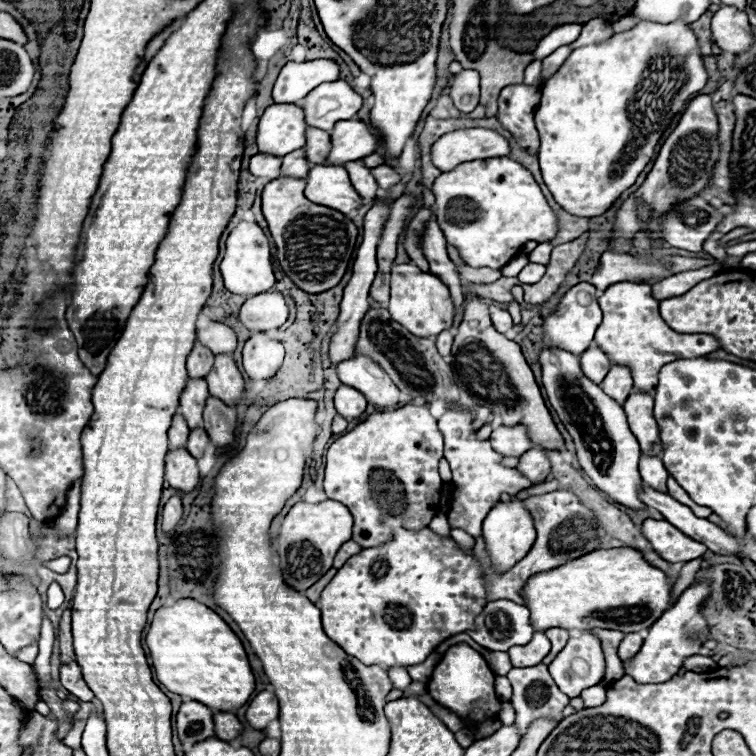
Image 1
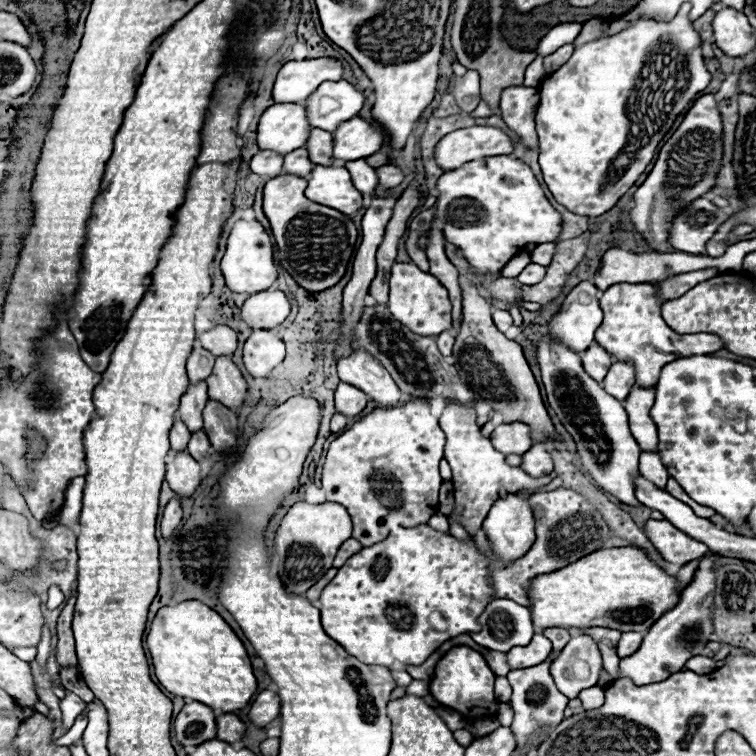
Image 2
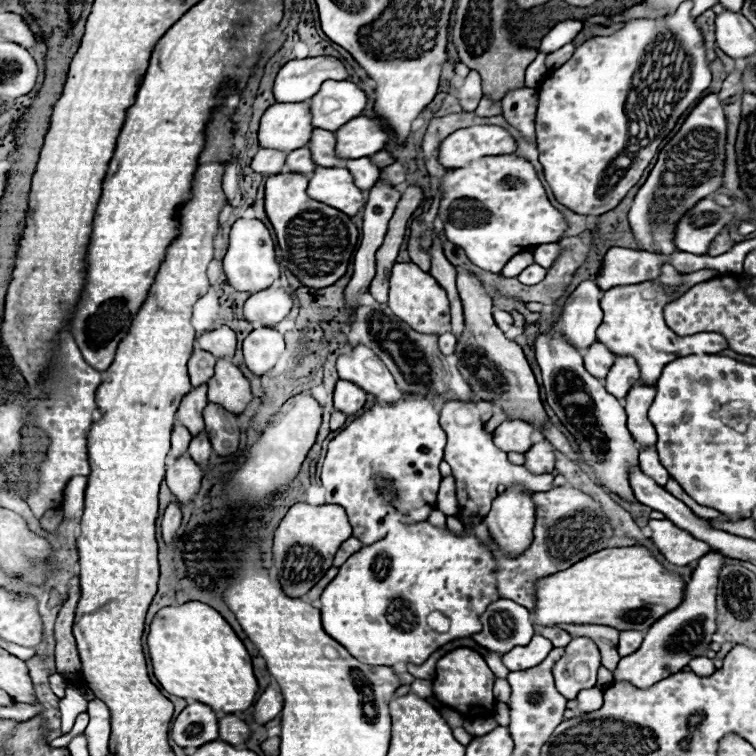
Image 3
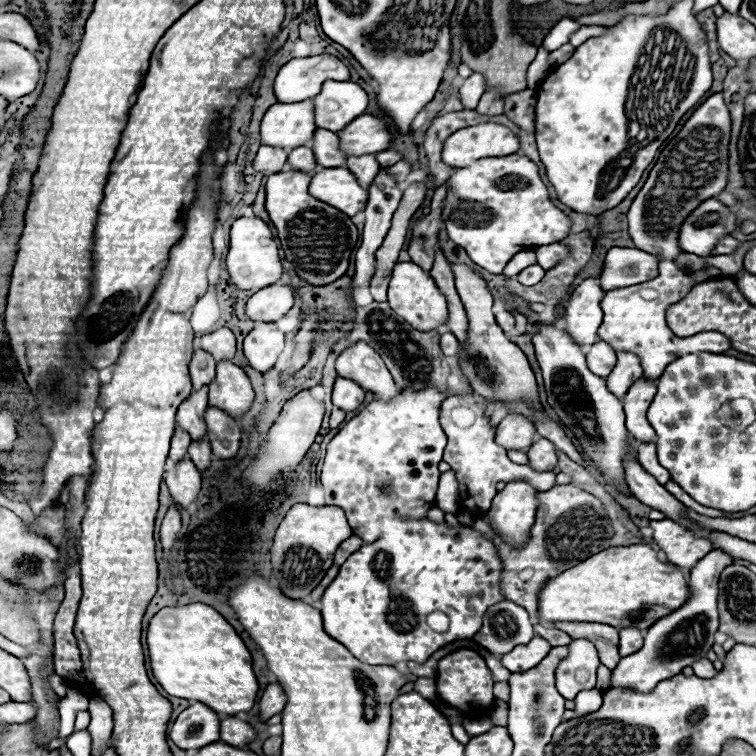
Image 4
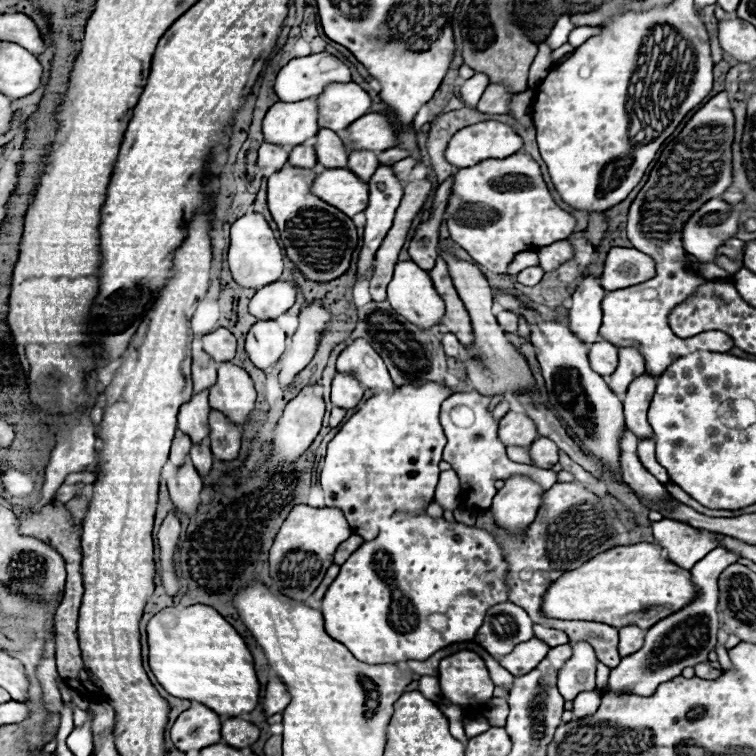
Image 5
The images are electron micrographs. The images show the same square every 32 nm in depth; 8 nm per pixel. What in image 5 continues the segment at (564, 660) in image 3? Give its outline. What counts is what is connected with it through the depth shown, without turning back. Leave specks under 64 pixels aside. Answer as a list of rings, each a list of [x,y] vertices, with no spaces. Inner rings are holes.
[[[588,642],[572,644],[574,654],[560,670],[558,690],[564,700],[572,702],[580,692],[590,692],[596,688],[596,654]]]

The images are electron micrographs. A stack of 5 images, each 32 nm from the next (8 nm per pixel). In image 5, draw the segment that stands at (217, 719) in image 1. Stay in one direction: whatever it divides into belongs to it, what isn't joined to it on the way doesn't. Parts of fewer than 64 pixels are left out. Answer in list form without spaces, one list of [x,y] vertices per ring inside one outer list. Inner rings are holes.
[[[228,718],[222,722],[222,740],[234,748],[248,748],[260,738],[260,728],[240,718]]]

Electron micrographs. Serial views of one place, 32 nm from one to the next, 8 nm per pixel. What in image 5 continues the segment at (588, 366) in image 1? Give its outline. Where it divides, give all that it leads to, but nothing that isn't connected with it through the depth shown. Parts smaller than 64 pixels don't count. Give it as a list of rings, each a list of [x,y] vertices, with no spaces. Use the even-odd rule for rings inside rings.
[[[608,340],[594,342],[590,346],[590,364],[600,372],[600,376],[610,376],[618,366],[618,348]]]

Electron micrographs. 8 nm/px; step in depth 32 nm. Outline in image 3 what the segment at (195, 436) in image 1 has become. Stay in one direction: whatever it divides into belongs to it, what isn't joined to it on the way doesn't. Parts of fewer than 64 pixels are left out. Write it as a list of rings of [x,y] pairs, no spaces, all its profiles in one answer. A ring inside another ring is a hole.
[[[200,434],[200,436],[196,436],[196,438],[190,442],[188,454],[190,454],[190,458],[192,458],[198,466],[208,464],[212,452],[210,452],[210,442],[208,442],[206,434]]]

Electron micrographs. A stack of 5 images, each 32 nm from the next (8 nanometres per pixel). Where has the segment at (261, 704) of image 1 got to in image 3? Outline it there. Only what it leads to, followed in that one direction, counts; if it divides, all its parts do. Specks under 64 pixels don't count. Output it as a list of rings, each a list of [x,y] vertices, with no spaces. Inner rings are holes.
[[[270,684],[254,704],[254,718],[258,724],[266,724],[274,716],[278,716],[282,708],[284,708],[284,696],[276,684]]]

